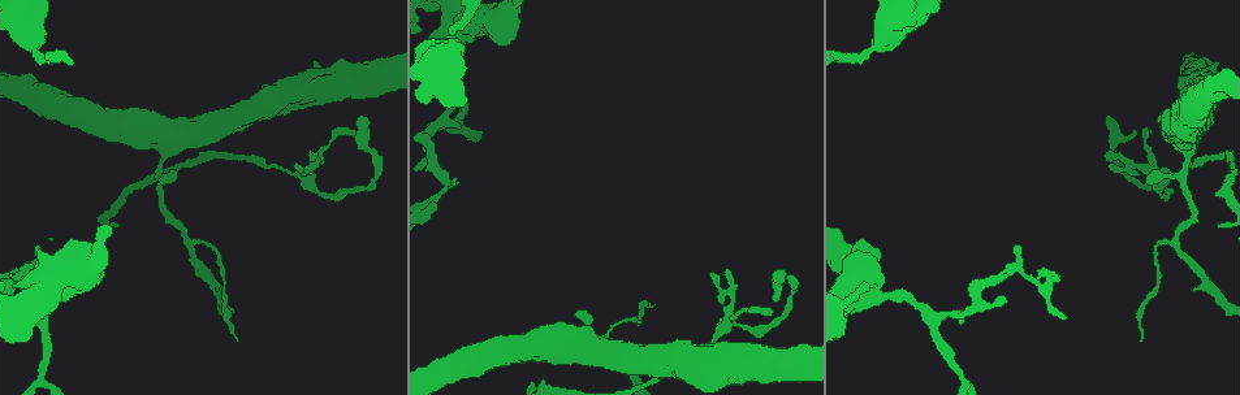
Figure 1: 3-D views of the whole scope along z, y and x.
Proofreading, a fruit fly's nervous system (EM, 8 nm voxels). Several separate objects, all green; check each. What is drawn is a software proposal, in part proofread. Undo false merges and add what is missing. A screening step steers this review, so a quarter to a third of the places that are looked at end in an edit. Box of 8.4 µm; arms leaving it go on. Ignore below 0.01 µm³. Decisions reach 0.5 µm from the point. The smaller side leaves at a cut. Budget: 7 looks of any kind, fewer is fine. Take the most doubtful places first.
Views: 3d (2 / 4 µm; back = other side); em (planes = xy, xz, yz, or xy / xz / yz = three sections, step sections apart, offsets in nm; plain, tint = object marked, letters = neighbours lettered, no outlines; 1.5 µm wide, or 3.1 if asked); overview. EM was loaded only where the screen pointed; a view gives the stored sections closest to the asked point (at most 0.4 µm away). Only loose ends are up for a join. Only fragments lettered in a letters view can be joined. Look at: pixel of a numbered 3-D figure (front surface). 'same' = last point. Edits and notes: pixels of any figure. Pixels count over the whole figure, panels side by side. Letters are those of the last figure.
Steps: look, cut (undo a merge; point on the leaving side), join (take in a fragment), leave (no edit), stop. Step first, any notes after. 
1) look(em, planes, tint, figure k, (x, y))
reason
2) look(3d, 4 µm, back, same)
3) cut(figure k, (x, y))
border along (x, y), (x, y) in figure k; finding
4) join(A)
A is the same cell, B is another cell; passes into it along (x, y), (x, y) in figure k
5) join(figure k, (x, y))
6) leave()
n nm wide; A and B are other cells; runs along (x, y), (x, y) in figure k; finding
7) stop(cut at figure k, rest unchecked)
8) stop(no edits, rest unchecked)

look(3d, 4 µm, figure 1, (579, 310))
an open end

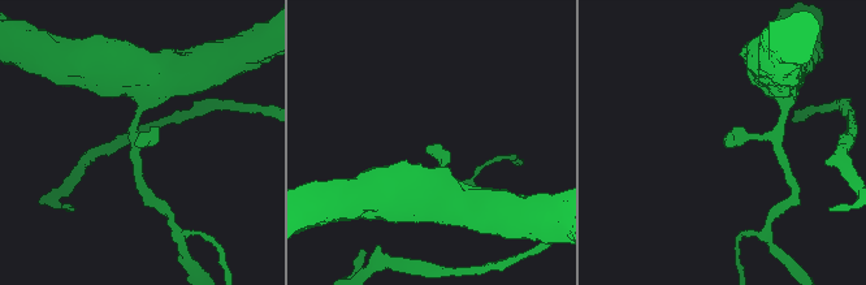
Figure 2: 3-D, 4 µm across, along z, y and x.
look(em, xy, step 8, letters, figure 2, (725, 146))
now the EM

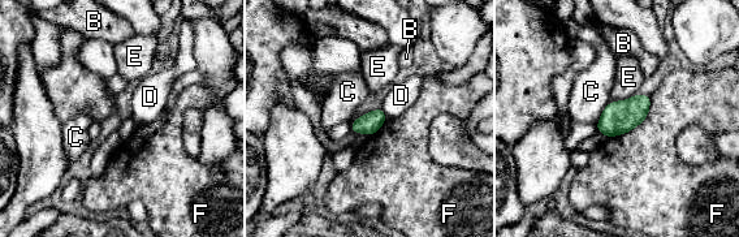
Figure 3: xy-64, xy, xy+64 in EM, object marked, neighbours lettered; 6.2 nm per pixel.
leave()
B, C, D, E and F are other cells; none of them fits

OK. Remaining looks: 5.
look(em, planes, letters, figure 1, (727, 267))
free end

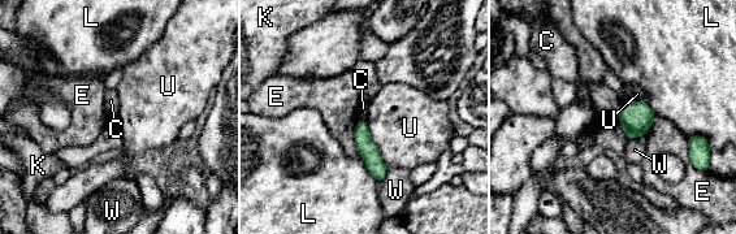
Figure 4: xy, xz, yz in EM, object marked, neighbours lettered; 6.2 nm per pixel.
leave()
U touches over 320 nm; C, E, K, L, U and W are other cells; runs along (360, 124), (362, 139), (380, 178) in figure 4; no lettered fragment goes on from it

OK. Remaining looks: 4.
look(em, yz, step 4, tint, figure 1, (452, 35))
narrows sharply

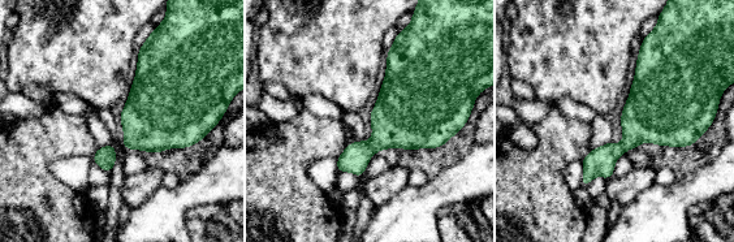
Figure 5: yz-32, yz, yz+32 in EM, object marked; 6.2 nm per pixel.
look(em, planes, letters, same)
another direction

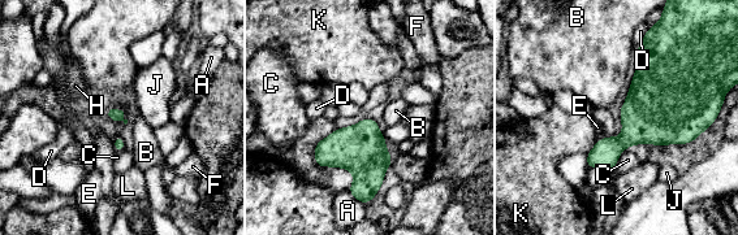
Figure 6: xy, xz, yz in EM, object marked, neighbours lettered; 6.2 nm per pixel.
leave()
A, B, C, D, E, F, H, J, K and L are other cells; border along (612, 135), (598, 140) in figure 6; continuous, no second neuron

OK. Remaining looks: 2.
stop(no edits, rest unchecked)

